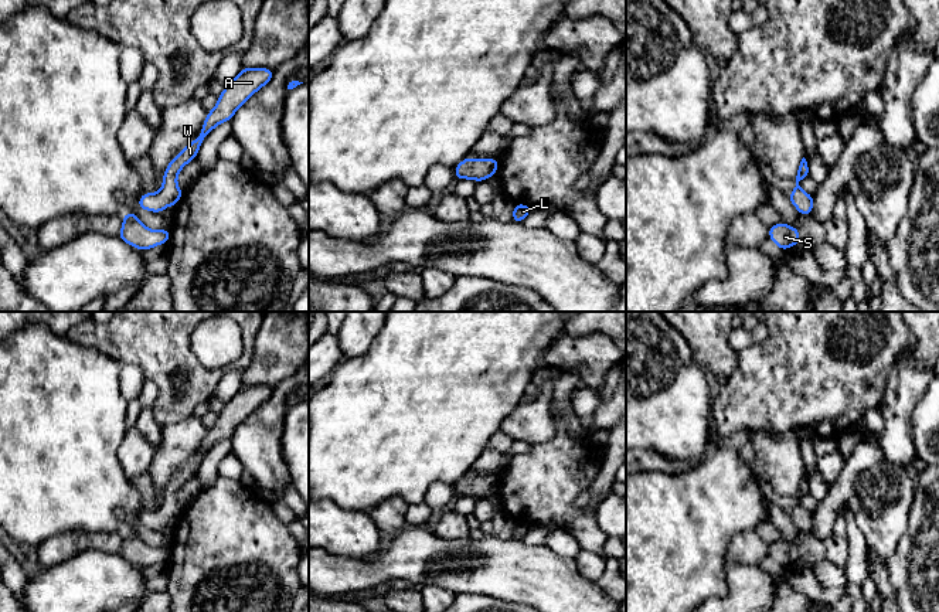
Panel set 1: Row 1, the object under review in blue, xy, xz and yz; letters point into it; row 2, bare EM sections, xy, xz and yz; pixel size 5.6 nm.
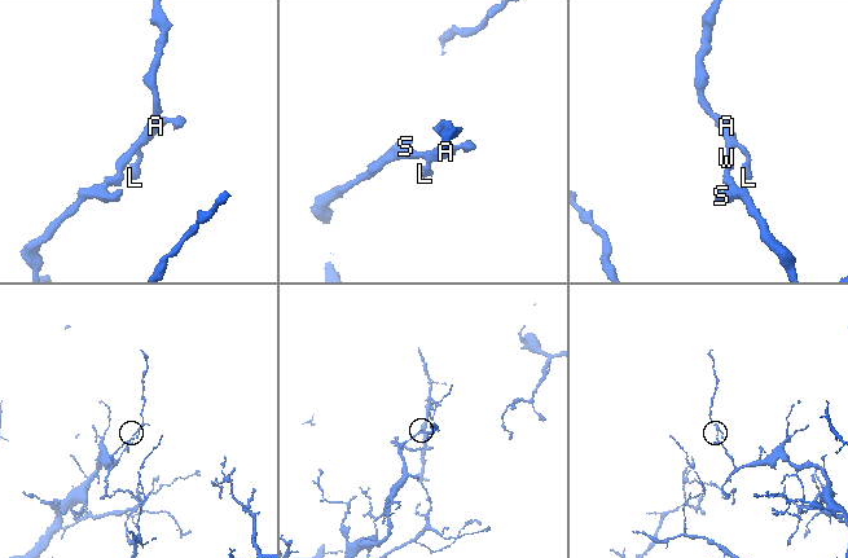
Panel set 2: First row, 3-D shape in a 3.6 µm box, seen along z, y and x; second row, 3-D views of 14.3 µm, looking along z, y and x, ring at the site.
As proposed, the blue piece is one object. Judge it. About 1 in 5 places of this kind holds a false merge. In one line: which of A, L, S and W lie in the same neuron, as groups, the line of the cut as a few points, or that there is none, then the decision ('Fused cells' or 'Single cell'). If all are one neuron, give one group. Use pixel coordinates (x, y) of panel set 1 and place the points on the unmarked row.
Groups: A L S W. No split. Single cell

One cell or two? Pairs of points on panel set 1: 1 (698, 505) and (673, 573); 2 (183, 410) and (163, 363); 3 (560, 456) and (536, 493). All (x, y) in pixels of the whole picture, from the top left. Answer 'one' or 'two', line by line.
1: one
2: one
3: one

